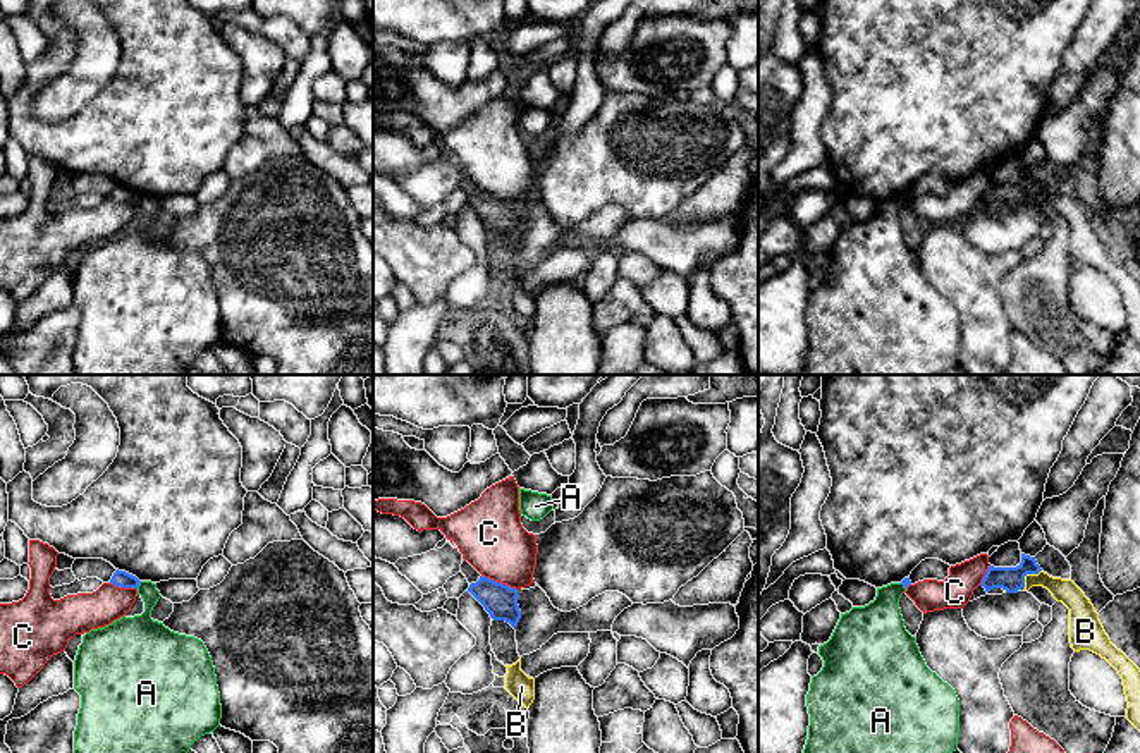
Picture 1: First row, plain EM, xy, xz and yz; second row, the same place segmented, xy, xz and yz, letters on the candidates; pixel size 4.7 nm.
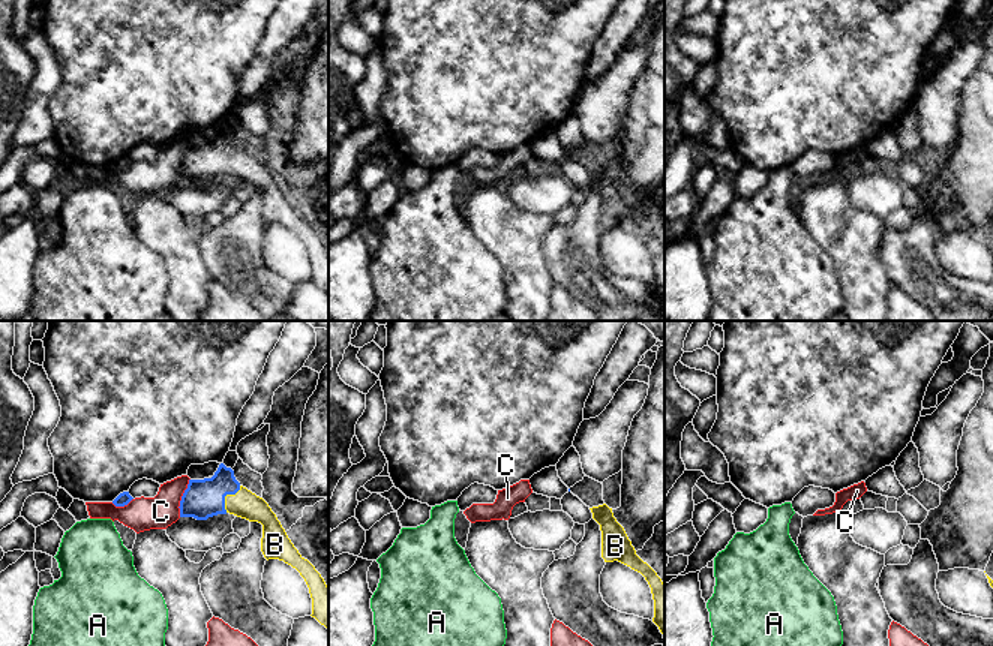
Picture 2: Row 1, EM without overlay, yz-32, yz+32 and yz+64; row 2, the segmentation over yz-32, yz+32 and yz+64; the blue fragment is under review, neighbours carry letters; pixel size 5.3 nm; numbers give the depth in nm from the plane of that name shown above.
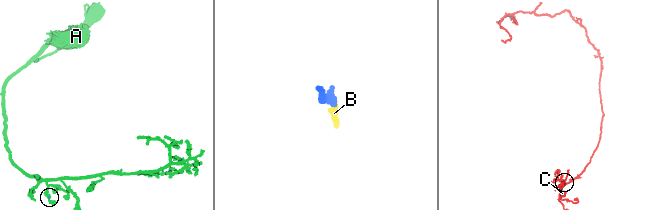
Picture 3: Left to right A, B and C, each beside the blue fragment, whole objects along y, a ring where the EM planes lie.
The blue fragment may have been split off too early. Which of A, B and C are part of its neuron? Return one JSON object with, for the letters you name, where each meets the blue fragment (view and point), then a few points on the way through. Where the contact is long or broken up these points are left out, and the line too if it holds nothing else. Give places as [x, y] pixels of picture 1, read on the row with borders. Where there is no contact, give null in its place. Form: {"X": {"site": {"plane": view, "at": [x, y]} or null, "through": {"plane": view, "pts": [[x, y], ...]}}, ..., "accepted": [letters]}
{"B": {"site": {"plane": "yz", "at": [1027, 573]}, "through": {"plane": "yz", "pts": [[1011, 580], [1027, 573], [1063, 590]]}}, "accepted": ["B"]}

